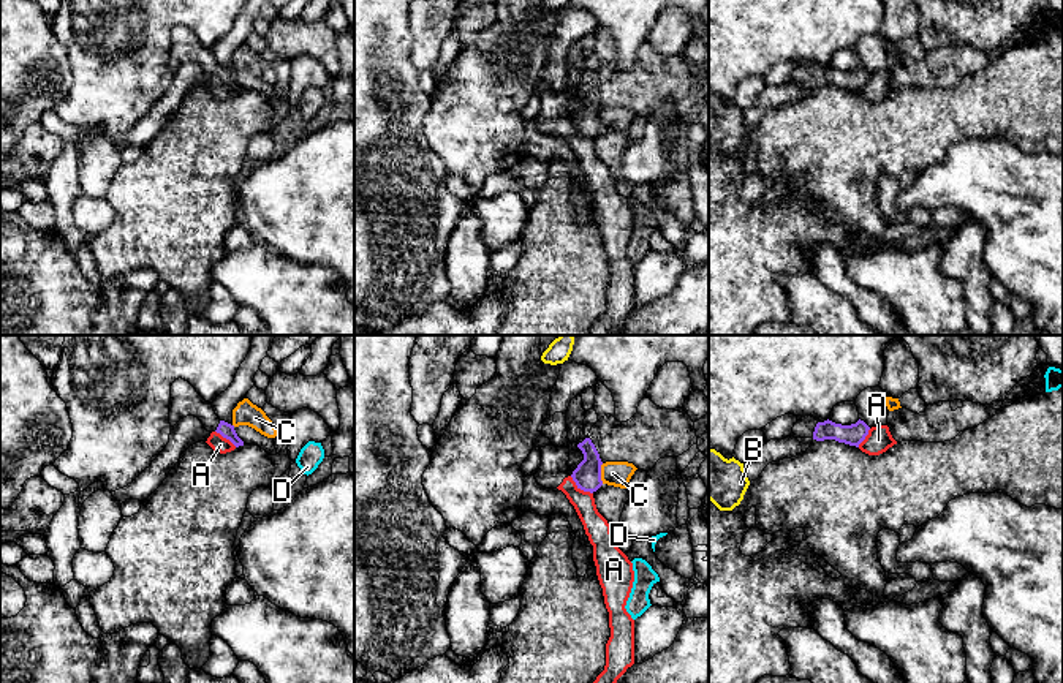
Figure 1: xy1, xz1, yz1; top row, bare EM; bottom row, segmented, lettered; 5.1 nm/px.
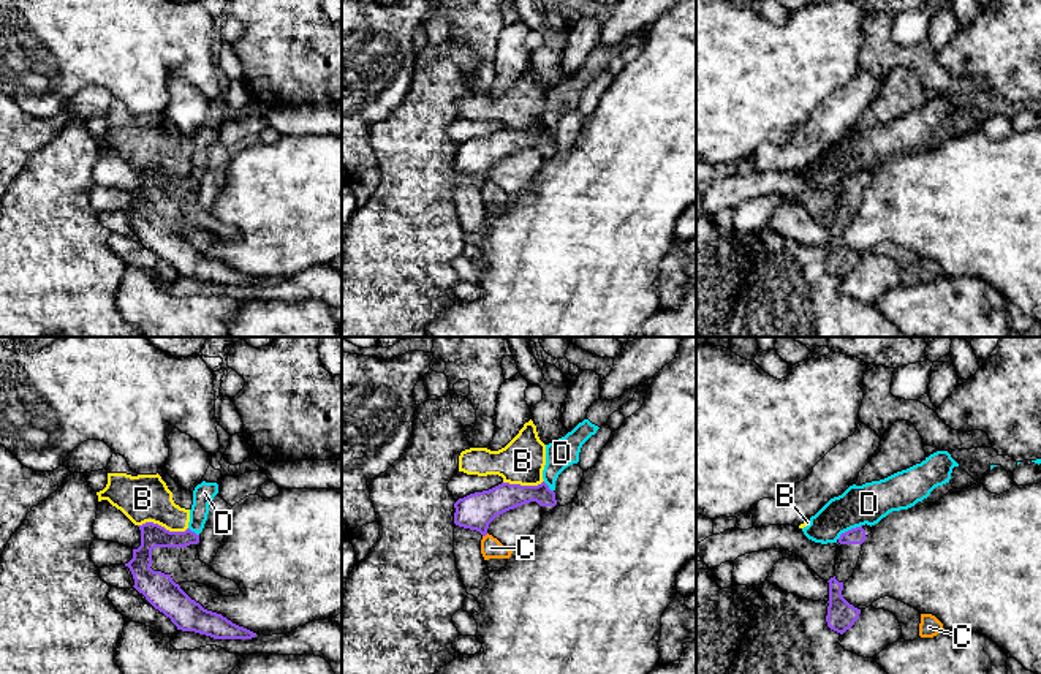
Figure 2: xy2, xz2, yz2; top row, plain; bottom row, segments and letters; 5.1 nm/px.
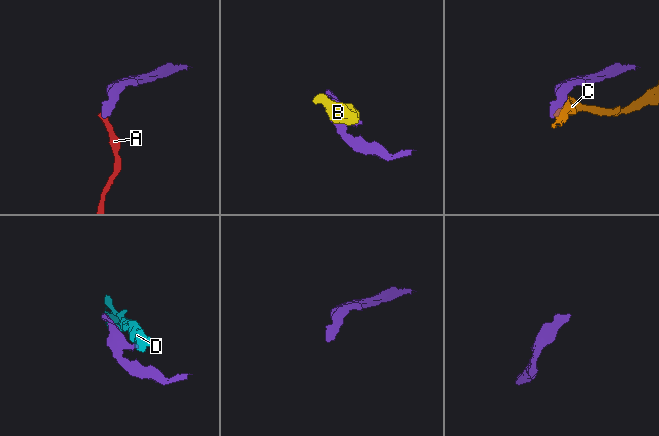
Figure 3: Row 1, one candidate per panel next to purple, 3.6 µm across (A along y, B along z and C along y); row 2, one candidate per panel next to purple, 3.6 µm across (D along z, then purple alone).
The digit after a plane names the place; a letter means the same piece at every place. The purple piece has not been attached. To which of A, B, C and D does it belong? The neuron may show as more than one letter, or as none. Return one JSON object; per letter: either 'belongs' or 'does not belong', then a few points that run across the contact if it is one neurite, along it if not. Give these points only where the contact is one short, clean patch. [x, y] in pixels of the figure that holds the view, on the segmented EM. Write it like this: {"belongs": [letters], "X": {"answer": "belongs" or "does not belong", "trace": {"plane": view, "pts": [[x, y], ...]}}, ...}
{"belongs": [], "A": {"answer": "does not belong", "trace": {"plane": "xz1", "pts": [[570, 476], [581, 489], [592, 494]]}}, "B": {"answer": "does not belong", "trace": {"plane": "xy2", "pts": [[138, 524], [157, 522], [170, 530], [187, 529]]}}, "C": {"answer": "does not belong"}, "D": {"answer": "does not belong", "trace": {"plane": "yz2", "pts": [[861, 524], [845, 530], [837, 538]]}}}

